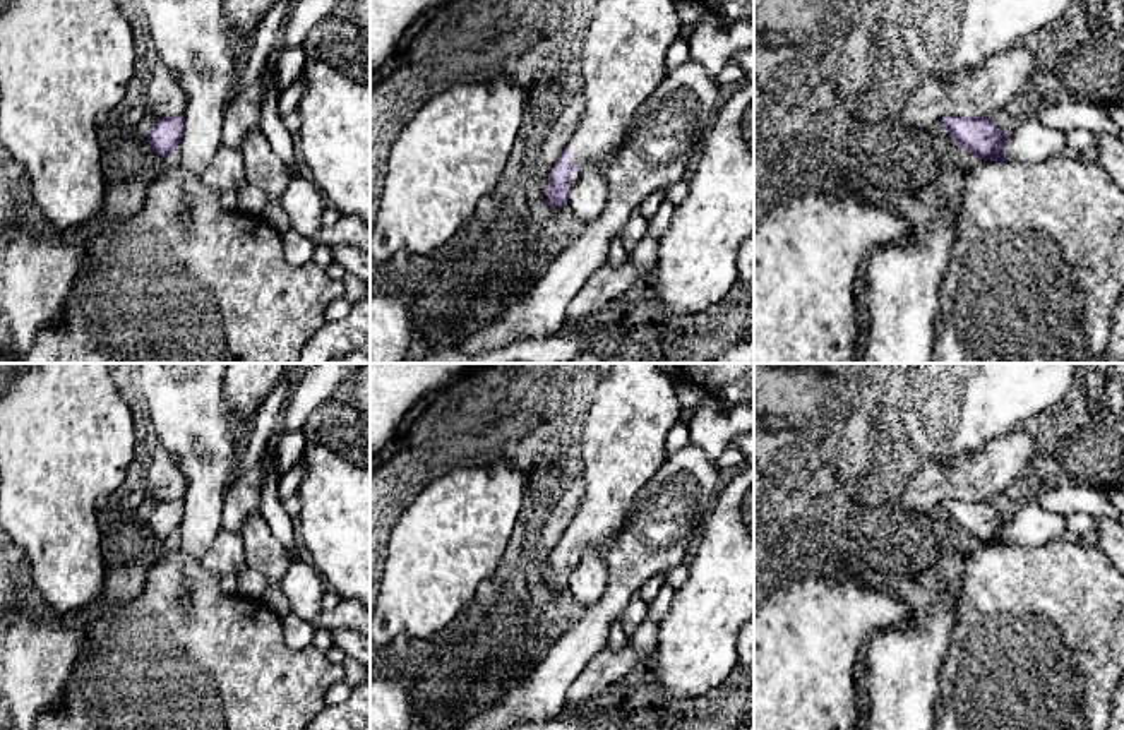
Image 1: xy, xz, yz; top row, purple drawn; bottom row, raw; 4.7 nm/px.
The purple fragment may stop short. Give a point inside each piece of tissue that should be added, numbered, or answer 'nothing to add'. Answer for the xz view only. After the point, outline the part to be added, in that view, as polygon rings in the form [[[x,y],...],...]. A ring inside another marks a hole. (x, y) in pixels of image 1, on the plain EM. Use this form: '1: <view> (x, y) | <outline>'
1: xz (634, 406) | [[[612,363],[583,430],[584,495],[569,526],[571,545],[579,553],[601,552],[620,533],[636,495],[668,458],[665,440],[680,410],[675,384],[660,363]]]

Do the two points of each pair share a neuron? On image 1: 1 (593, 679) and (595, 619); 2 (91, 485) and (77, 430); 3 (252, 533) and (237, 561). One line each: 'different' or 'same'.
1: different
2: same
3: different

